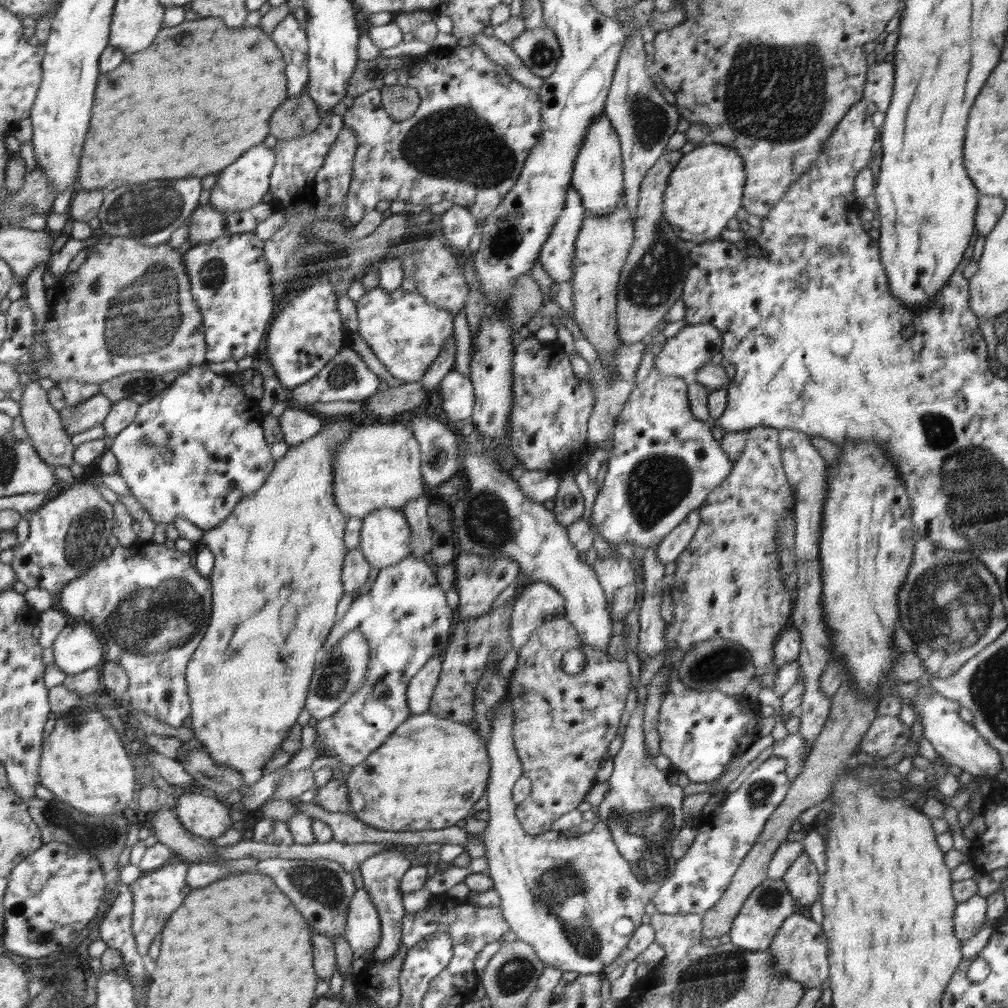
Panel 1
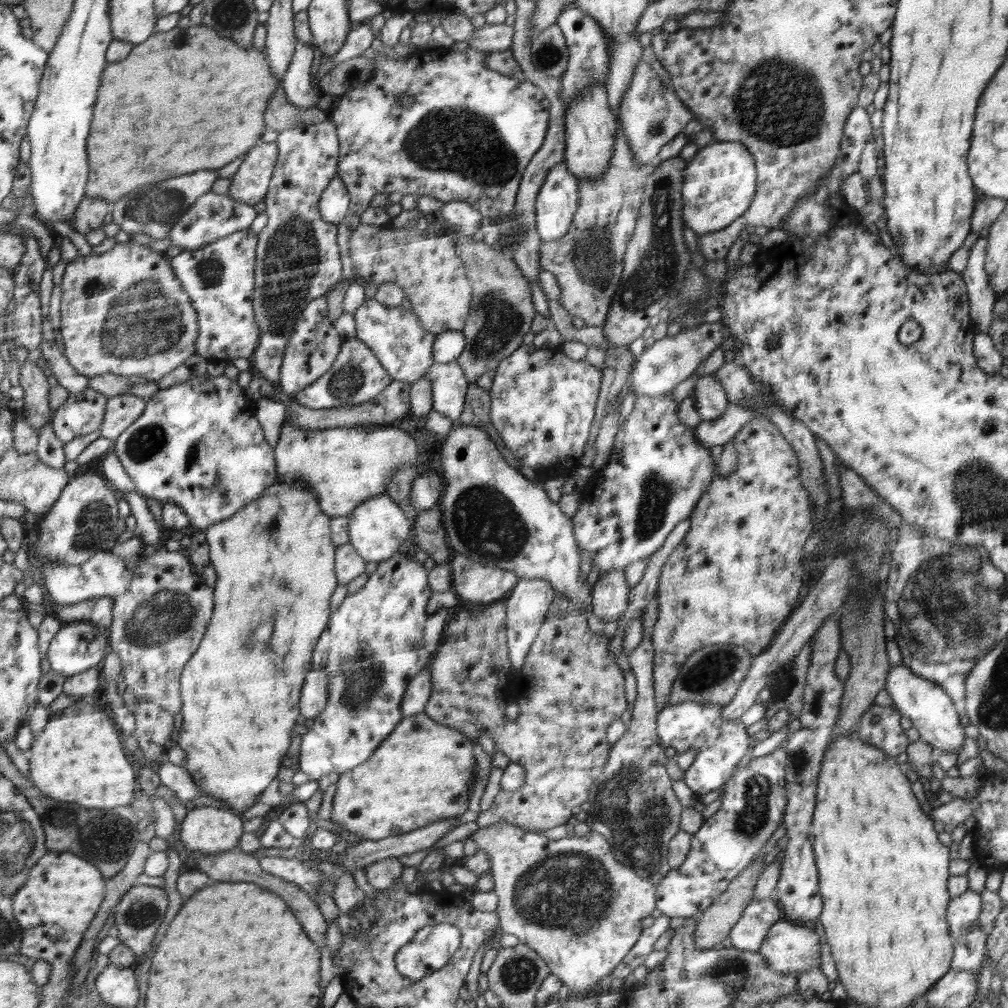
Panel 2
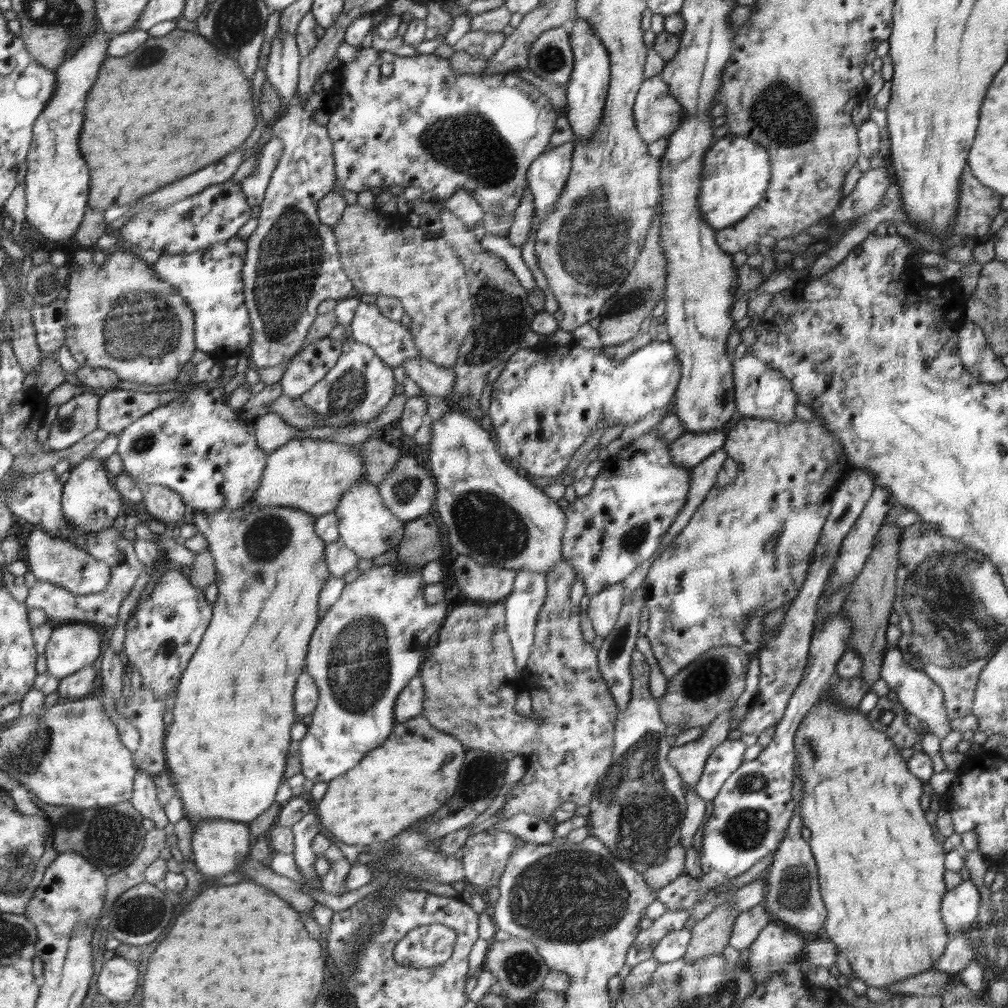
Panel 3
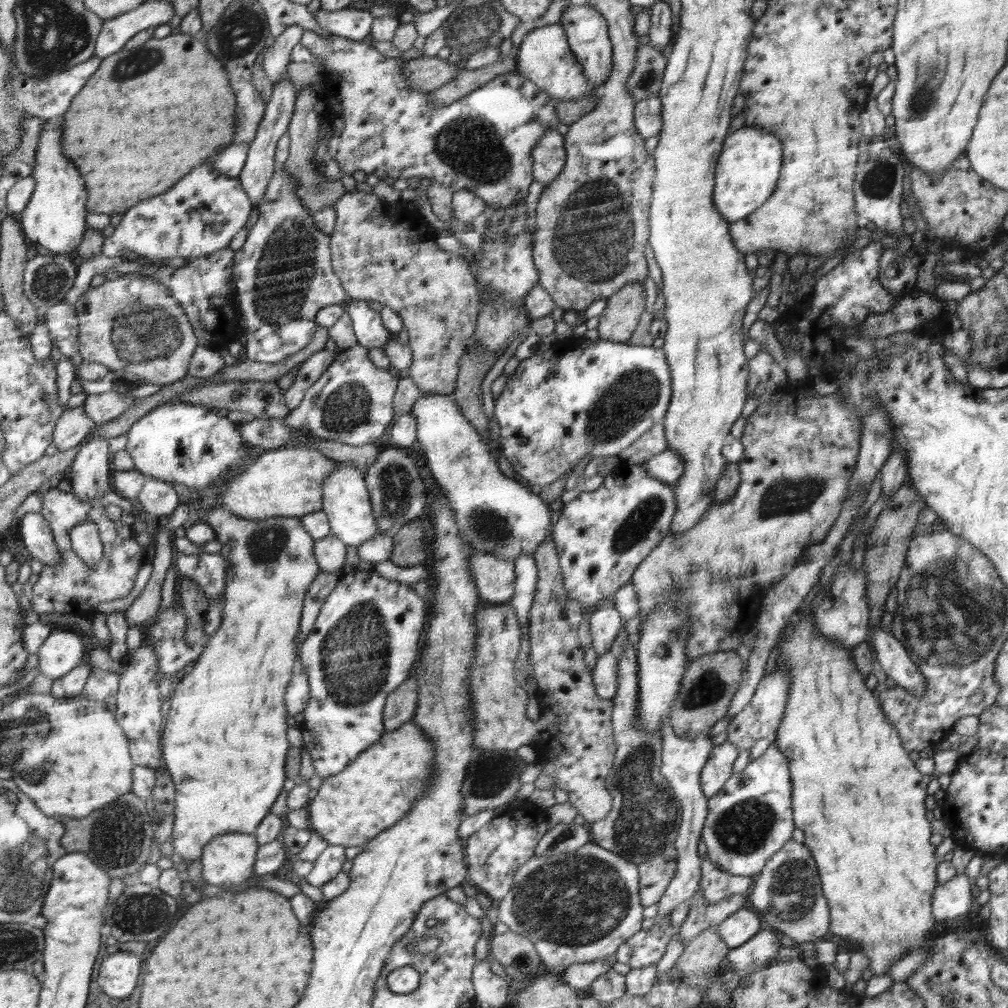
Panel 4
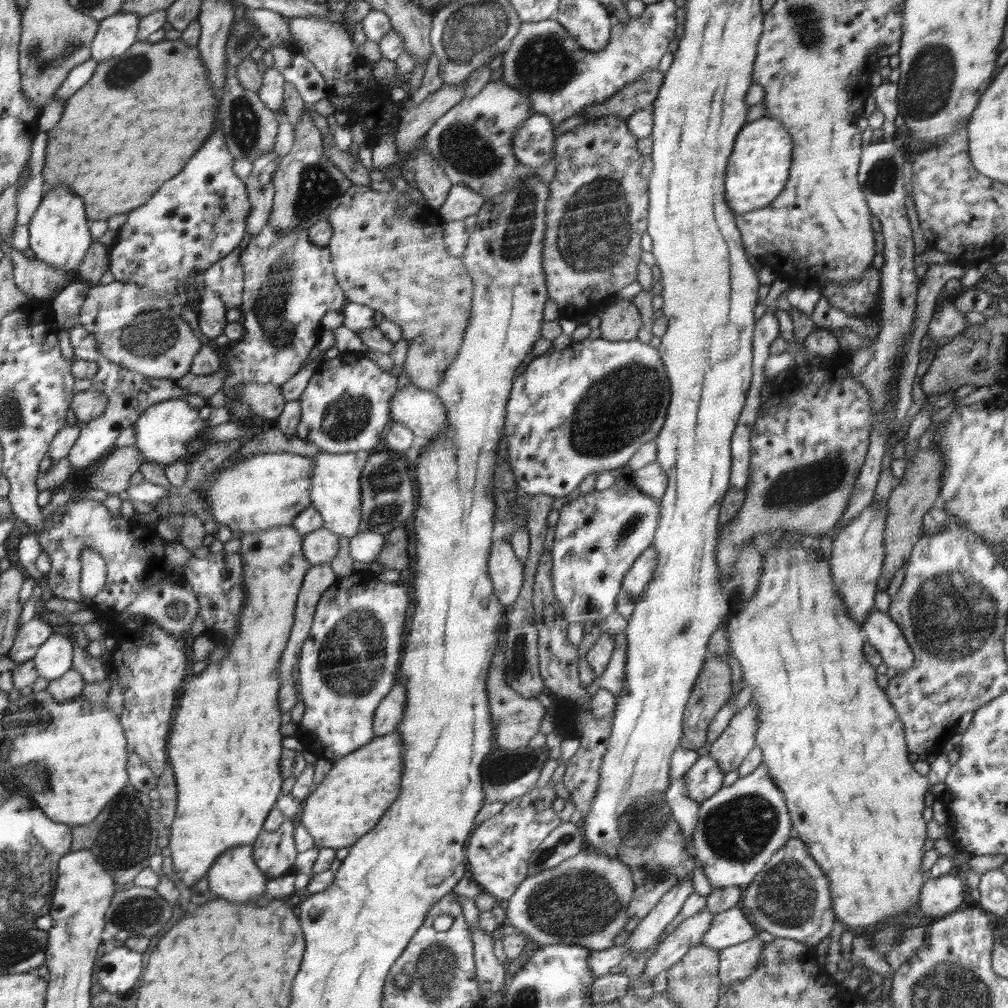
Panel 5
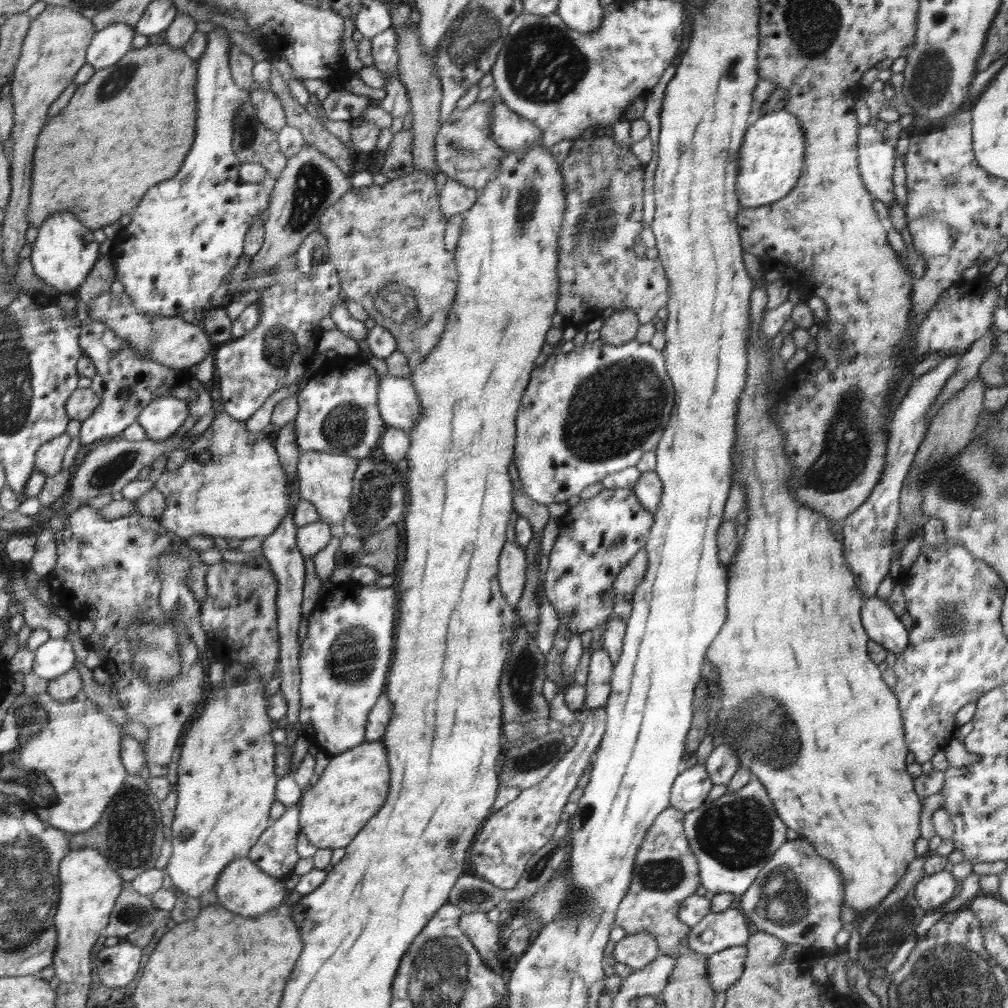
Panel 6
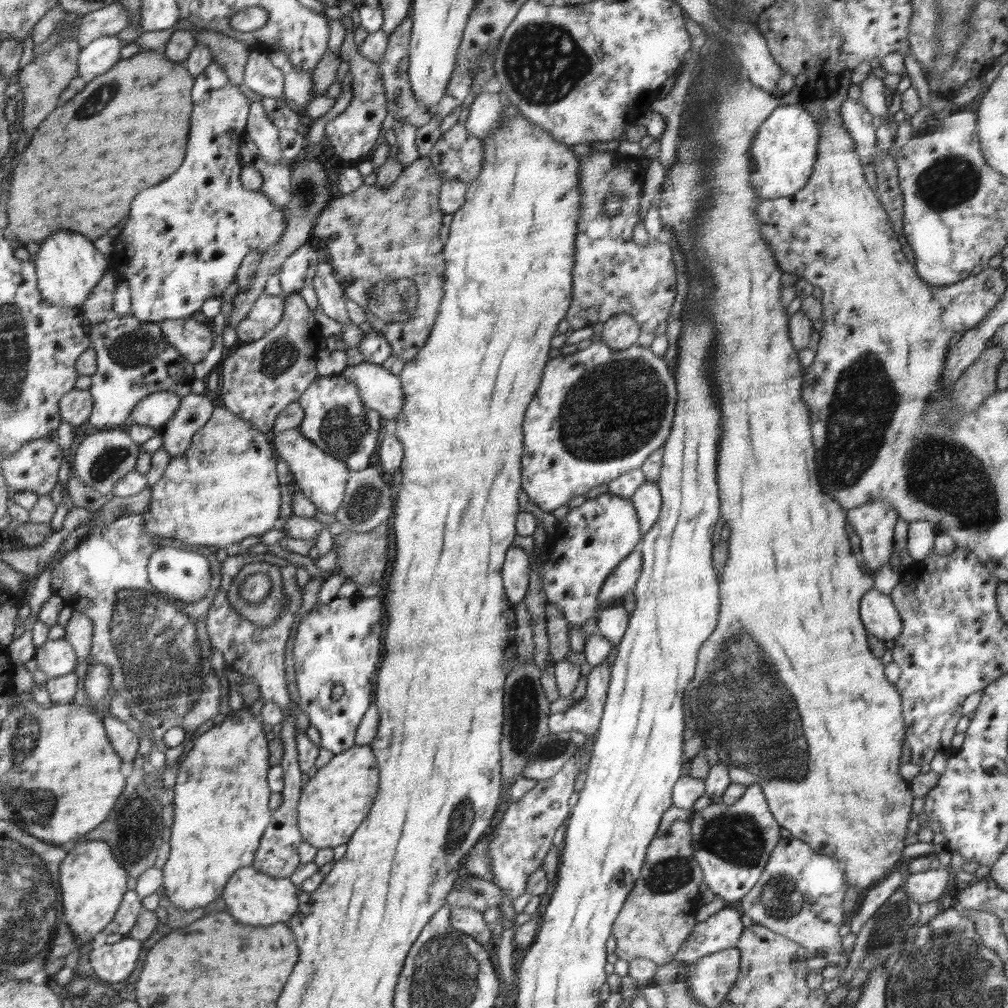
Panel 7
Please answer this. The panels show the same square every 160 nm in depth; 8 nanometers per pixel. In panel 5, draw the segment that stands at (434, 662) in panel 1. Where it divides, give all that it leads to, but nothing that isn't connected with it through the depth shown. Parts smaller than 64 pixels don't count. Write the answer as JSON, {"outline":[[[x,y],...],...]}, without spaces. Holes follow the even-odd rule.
{"outline":[[[393,686],[378,705],[373,718],[373,734],[381,737],[397,730],[403,719],[407,694],[404,686]]]}

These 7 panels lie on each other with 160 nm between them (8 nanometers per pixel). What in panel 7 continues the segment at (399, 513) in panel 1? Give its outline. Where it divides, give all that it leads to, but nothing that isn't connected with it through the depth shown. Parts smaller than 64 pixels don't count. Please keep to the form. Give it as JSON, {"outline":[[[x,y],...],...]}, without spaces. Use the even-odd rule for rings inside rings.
{"outline":[[[298,428],[275,432],[274,442],[280,458],[288,463],[302,494],[315,504],[318,511],[335,514],[346,497],[347,482],[350,480],[347,463],[320,450],[320,447],[306,438]]]}

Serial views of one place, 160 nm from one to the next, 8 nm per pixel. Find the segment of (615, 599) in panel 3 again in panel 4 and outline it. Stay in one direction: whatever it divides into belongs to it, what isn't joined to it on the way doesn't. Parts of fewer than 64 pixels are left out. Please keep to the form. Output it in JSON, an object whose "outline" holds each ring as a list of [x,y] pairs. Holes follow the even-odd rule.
{"outline":[[[612,597],[604,600],[599,607],[594,609],[588,622],[590,623],[592,648],[599,656],[607,653],[617,637],[619,628],[624,624]]]}

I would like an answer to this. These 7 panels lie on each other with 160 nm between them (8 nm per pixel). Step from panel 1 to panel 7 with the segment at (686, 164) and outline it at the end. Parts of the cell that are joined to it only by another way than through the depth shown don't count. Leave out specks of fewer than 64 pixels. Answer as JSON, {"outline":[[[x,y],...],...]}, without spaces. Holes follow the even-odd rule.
{"outline":[[[802,103],[778,106],[764,120],[750,150],[752,189],[762,201],[792,196],[806,186],[816,162],[819,127]]]}

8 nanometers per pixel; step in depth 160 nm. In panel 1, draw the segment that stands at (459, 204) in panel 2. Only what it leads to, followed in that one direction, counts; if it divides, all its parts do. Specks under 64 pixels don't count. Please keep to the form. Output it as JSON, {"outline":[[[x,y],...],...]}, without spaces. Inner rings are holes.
{"outline":[[[454,205],[449,210],[441,214],[441,225],[443,237],[448,244],[461,253],[471,244],[470,238],[474,236],[474,230],[478,230],[478,219],[470,210],[460,205]]]}

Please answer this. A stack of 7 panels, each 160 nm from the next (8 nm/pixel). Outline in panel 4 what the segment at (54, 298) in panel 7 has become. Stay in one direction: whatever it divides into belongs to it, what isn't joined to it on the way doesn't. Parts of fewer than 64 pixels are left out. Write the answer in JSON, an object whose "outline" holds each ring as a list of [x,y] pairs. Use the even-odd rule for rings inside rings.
{"outline":[[[60,119],[46,120],[39,134],[35,163],[31,172],[36,188],[26,208],[19,213],[27,242],[37,243],[56,254],[69,254],[83,242],[86,230],[86,186],[72,162],[62,154]]]}

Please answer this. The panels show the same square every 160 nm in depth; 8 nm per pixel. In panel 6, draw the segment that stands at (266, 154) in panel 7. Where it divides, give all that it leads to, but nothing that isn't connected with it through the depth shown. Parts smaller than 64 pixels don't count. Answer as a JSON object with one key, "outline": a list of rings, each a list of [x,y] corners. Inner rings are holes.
{"outline":[[[258,88],[252,90],[250,95],[252,95],[252,97],[249,99],[254,105],[256,118],[259,118],[260,124],[278,134],[278,132],[287,125],[280,99],[276,97],[276,94],[274,94],[271,89],[261,90]]]}

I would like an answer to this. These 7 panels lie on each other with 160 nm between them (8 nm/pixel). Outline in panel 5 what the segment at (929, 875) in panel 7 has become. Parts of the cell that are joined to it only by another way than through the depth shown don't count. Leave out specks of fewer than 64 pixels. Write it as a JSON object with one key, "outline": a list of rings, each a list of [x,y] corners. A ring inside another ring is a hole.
{"outline":[[[946,874],[926,879],[919,896],[919,906],[925,920],[944,917],[956,911],[964,902],[964,882],[956,875]]]}

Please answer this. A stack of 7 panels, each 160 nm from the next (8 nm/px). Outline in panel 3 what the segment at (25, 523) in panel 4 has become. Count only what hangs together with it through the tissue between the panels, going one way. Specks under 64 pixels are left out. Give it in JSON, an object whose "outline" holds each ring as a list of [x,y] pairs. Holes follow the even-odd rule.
{"outline":[[[40,525],[33,526],[26,545],[28,548],[29,572],[37,580],[57,584],[76,595],[102,593],[110,582],[110,570],[102,560],[92,558],[92,555],[72,546],[70,542],[55,539],[48,535]]]}

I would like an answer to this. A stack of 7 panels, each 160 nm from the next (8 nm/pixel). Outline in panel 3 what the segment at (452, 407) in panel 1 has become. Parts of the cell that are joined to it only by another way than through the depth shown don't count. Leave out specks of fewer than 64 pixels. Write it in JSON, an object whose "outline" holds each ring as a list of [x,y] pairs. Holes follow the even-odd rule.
{"outline":[[[422,356],[409,358],[403,368],[427,396],[452,396],[455,387],[455,372],[430,362]]]}

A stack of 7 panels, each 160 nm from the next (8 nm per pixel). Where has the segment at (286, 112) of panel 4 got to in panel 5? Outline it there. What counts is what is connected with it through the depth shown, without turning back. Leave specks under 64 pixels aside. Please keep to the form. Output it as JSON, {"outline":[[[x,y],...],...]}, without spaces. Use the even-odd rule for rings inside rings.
{"outline":[[[260,153],[253,160],[252,170],[245,177],[247,191],[250,193],[251,214],[247,218],[247,232],[256,236],[268,223],[273,205],[273,174],[281,161],[276,153]]]}

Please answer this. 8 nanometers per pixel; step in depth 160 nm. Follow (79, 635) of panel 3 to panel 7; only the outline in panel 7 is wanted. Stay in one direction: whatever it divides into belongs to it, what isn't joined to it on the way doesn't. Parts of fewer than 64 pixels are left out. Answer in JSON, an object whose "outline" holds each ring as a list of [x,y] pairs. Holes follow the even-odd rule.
{"outline":[[[64,638],[48,639],[35,650],[37,670],[44,672],[47,680],[71,674],[78,660],[72,645]]]}

